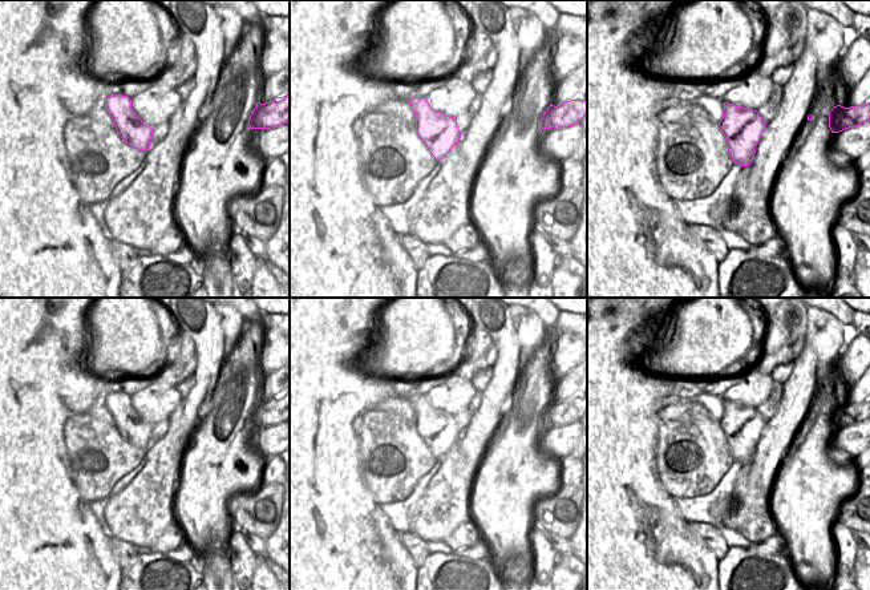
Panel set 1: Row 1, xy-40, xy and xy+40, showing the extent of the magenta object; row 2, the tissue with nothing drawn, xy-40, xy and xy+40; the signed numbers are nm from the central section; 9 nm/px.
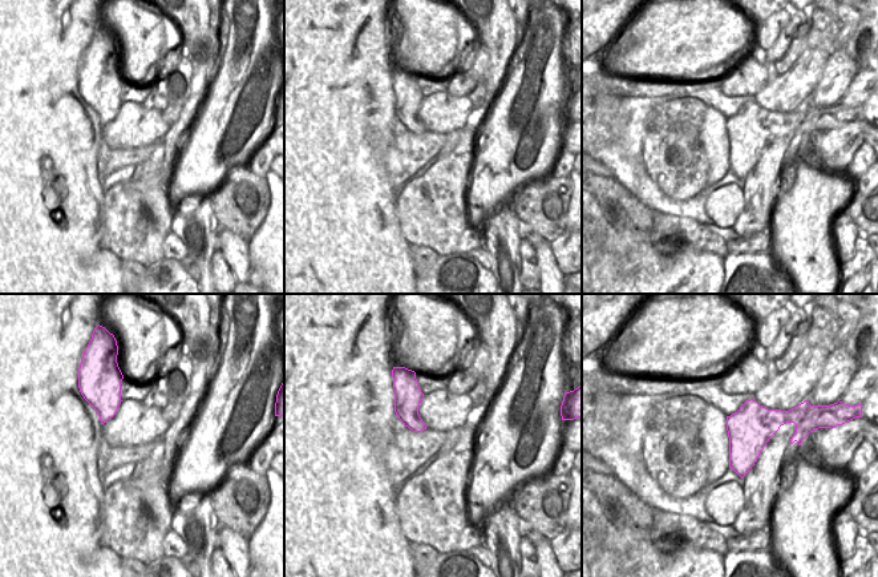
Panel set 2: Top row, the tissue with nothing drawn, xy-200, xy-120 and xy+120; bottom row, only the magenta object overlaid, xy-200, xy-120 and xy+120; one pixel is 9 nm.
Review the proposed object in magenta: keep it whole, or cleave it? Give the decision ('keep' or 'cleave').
cleave

